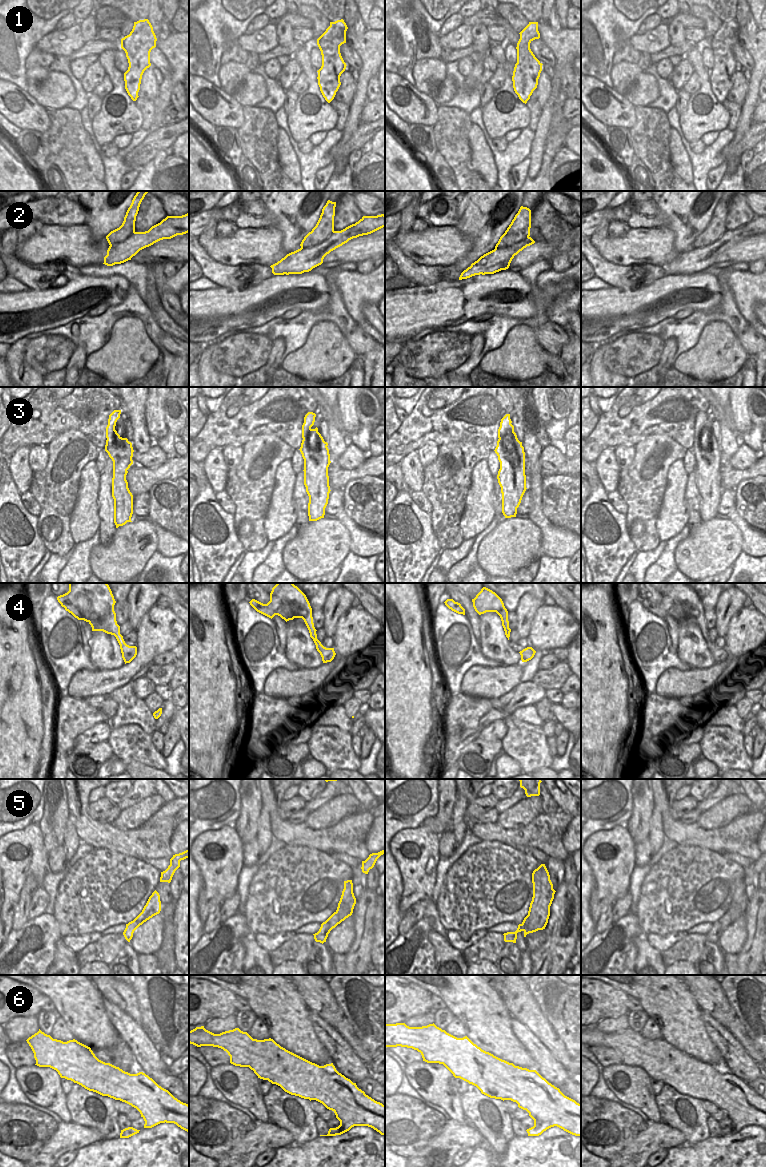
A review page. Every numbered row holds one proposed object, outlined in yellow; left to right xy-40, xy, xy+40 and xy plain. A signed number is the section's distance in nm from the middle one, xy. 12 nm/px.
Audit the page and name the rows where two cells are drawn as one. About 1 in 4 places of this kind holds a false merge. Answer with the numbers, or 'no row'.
2, 5

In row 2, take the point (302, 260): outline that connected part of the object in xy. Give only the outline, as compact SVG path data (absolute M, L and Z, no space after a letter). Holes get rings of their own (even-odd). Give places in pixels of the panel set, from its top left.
M385 215L363 216L358 222L332 235L320 244L309 248L300 248L287 254L277 263L271 265L274 275L302 274L323 263L324 257L331 251L353 238L371 234L385 227Z

